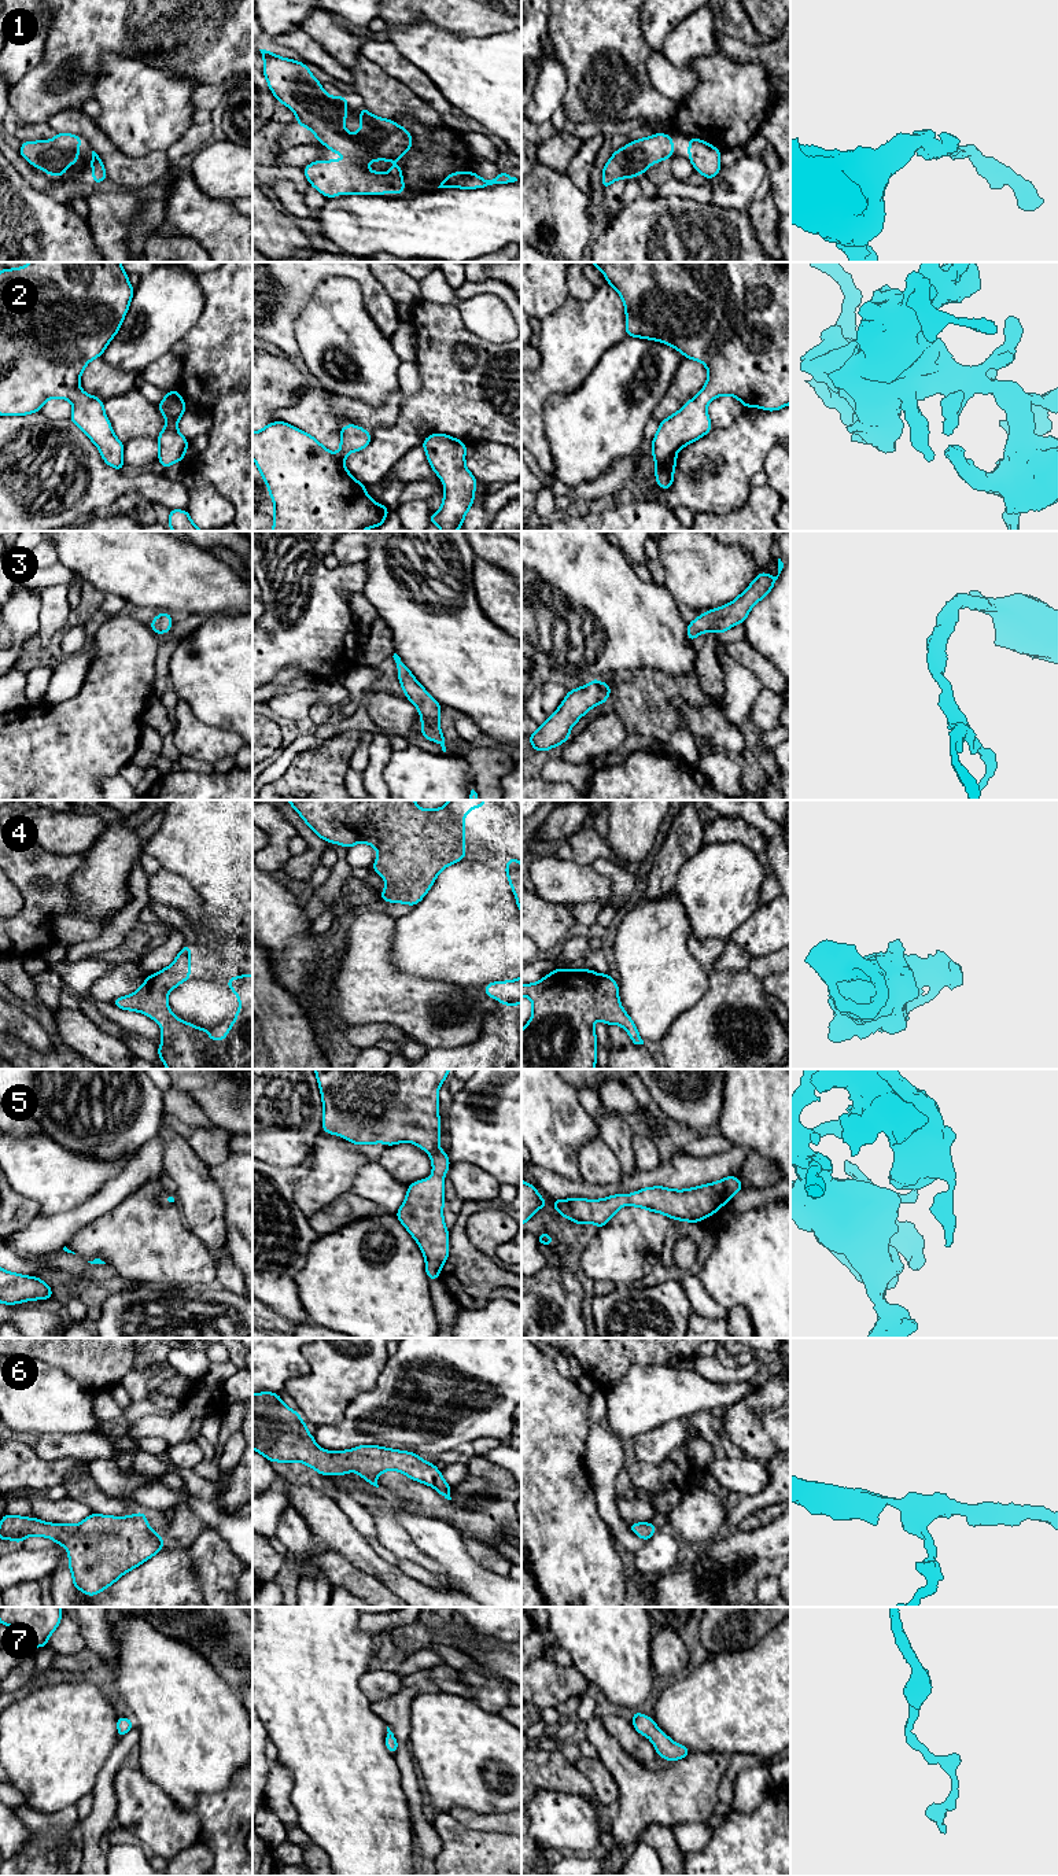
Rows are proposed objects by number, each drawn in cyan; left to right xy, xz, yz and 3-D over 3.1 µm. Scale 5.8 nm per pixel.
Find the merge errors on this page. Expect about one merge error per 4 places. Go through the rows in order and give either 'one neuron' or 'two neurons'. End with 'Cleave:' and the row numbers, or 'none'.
1: one neuron
2: one neuron
3: one neuron
4: one neuron
5: one neuron
6: one neuron
7: one neuron
Cleave: none

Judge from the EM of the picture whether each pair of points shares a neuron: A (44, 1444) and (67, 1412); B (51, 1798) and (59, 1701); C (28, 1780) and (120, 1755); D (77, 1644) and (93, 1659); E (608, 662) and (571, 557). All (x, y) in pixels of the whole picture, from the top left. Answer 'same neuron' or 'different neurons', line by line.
A: different neurons
B: same neuron
C: different neurons
D: different neurons
E: same neuron

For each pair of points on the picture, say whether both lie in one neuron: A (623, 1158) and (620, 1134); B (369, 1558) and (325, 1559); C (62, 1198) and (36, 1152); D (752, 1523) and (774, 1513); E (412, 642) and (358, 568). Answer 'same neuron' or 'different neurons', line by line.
A: same neuron
B: different neurons
C: same neuron
D: same neuron
E: different neurons

